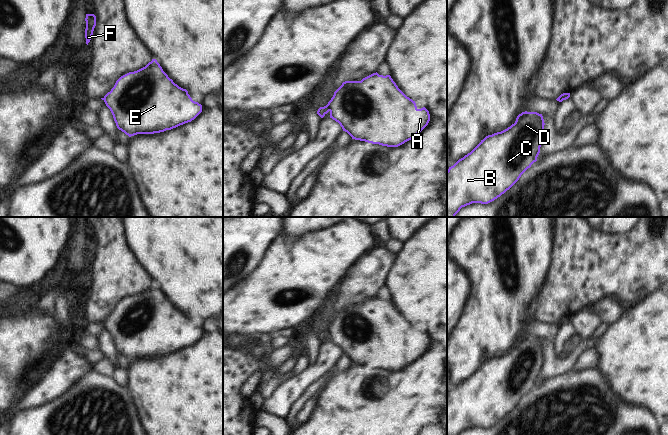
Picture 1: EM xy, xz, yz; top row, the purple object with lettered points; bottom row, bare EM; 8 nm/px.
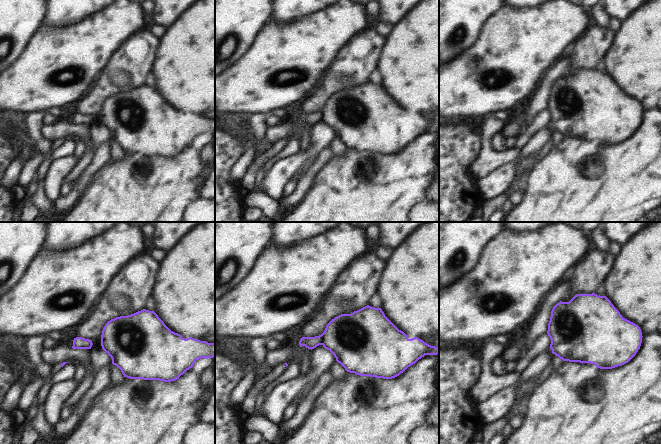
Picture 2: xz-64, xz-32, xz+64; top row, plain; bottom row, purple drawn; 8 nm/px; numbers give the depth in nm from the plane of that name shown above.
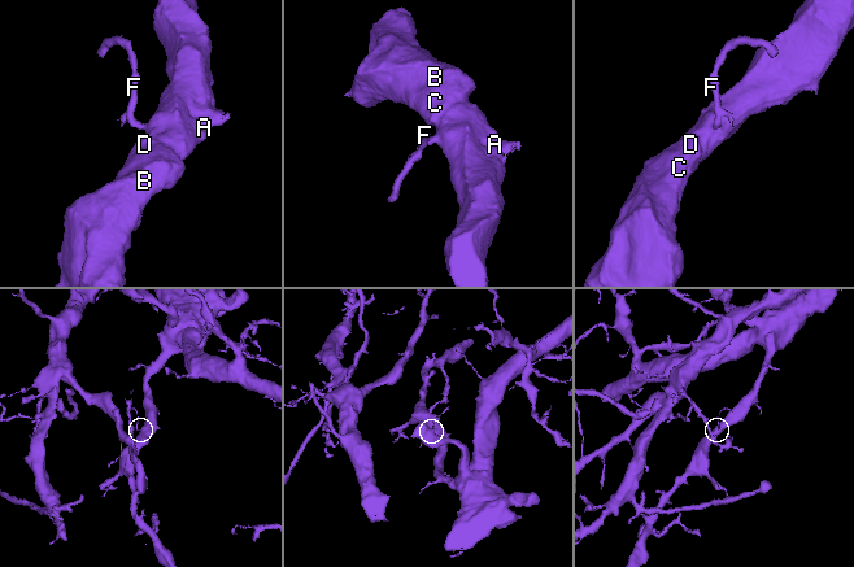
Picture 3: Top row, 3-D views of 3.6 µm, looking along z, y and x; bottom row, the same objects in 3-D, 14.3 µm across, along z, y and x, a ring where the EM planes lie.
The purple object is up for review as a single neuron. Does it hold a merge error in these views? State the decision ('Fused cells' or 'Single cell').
Fused cells

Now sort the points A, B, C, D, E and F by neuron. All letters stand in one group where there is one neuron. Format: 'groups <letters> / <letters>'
groups A B C D E / F

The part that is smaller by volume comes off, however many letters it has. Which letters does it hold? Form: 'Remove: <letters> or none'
Remove: F

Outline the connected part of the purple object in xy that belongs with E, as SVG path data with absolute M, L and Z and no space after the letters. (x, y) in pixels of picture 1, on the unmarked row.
M156 283L137 295L121 300L103 324L117 352L129 361L171 354L191 346L202 336L202 329L193 325L186 313L175 308Z

